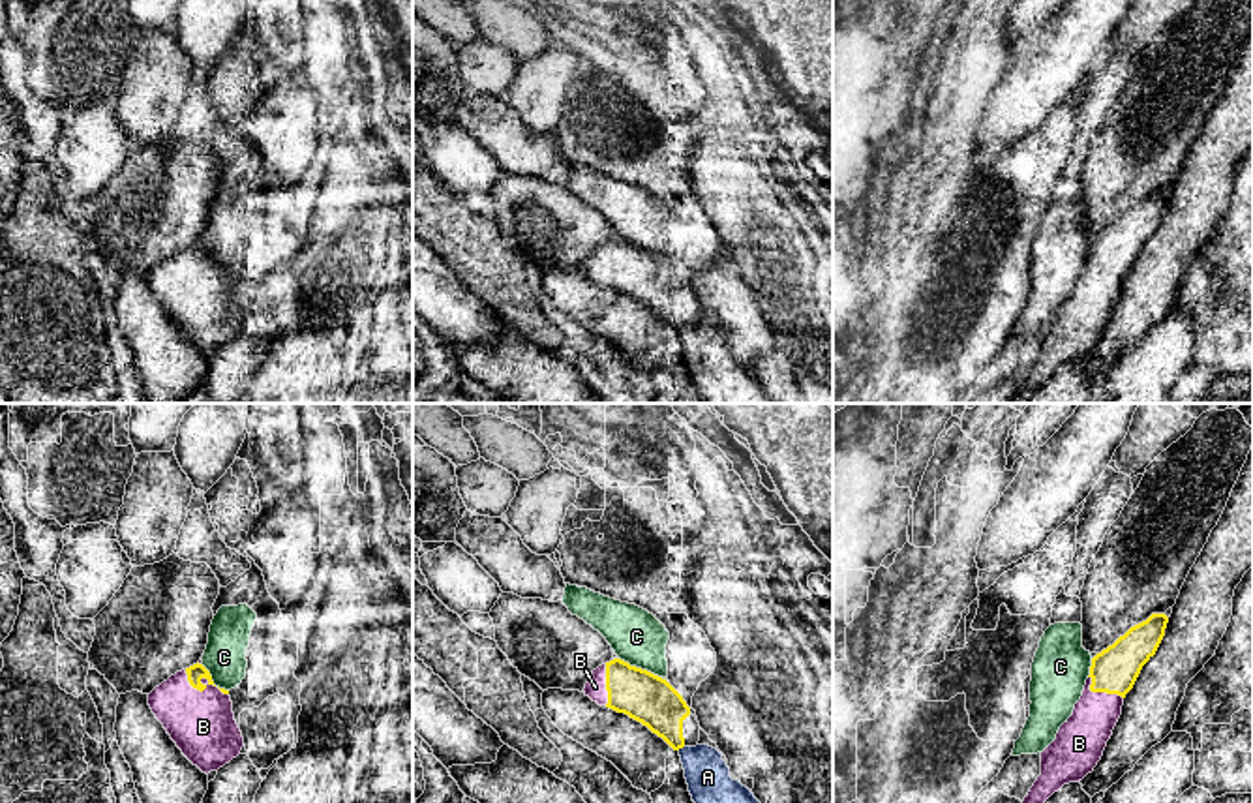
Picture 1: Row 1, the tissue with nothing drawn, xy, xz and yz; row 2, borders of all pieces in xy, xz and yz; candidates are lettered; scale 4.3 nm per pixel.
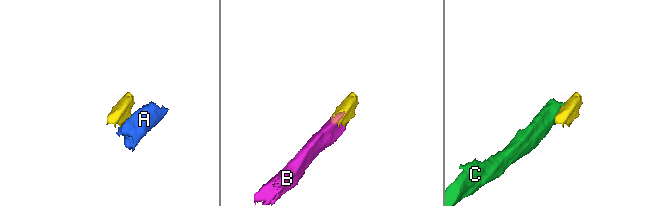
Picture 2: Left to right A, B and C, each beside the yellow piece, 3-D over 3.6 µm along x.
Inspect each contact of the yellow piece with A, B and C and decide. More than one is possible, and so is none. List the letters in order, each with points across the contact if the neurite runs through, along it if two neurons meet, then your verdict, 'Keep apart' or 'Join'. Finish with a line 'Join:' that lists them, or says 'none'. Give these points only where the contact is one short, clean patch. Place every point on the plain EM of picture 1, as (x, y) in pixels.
A: Keep apart
B: Join
C: Boundary: xz (619, 237), (661, 257). Keep apart
Join: B

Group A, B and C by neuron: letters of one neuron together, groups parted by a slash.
A / B / C

